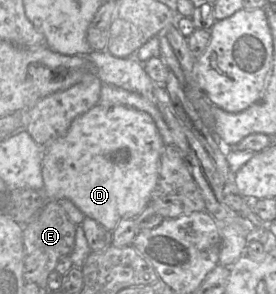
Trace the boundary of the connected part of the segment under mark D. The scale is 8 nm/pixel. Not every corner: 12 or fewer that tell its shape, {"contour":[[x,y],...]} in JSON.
{"contour":[[97,104],[43,146],[47,200],[112,232],[150,204],[165,143]]}

